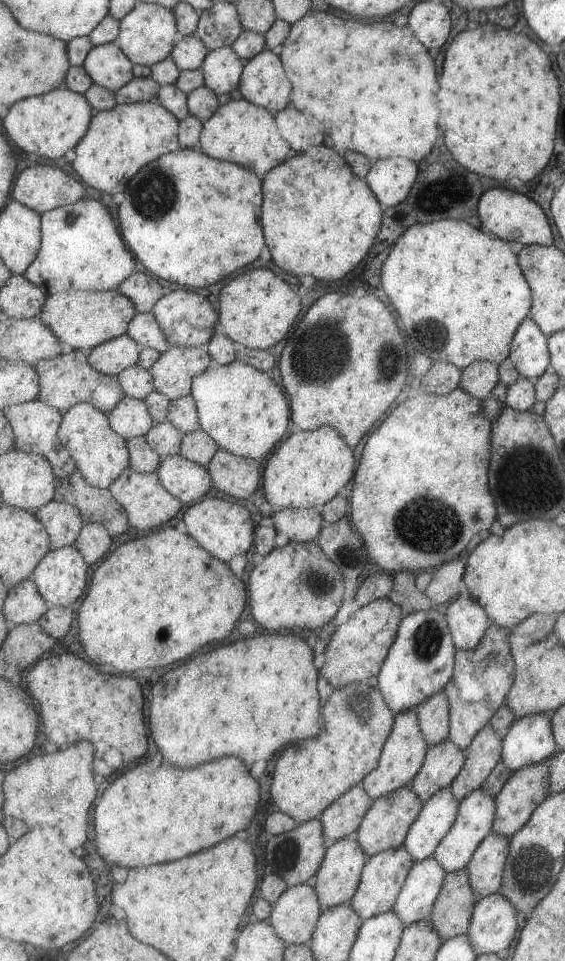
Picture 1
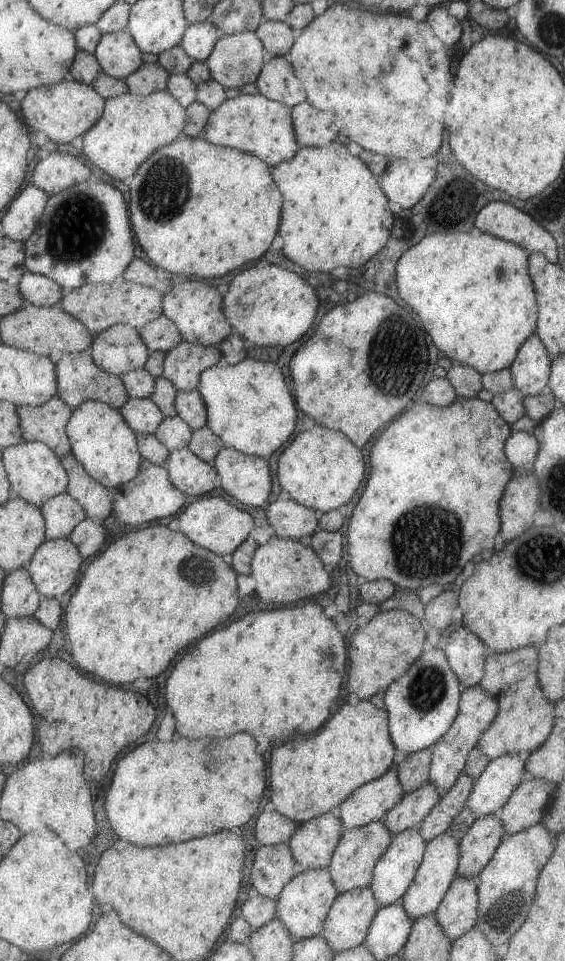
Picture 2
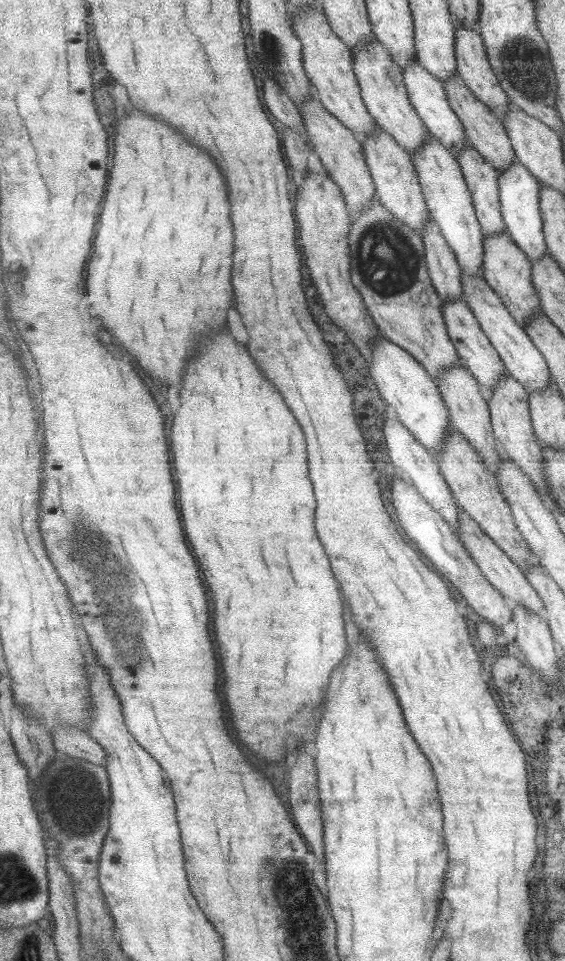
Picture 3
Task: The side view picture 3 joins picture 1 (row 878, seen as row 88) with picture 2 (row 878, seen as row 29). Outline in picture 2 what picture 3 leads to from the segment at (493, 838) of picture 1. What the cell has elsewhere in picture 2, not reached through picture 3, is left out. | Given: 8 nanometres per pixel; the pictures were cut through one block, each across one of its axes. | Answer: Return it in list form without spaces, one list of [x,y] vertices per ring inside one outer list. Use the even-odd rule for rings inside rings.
[[[458,875],[437,909],[437,918],[453,943],[478,926],[479,905],[479,880]]]

